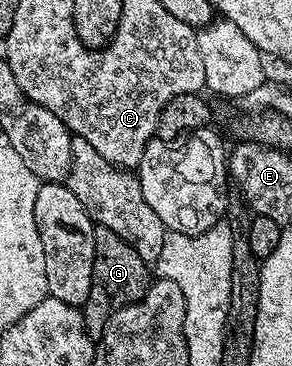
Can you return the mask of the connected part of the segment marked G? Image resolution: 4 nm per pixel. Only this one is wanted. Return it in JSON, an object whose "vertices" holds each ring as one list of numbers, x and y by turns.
{"vertices":[[97,226,93,229,93,237,95,266,91,274,91,294,87,294,87,302,81,308,81,317,87,334,100,338,107,322,111,322,116,312,123,310,123,306,131,306,143,298,151,283,151,268,143,262,143,258,139,258,137,251,127,241,115,234,115,230]]}

